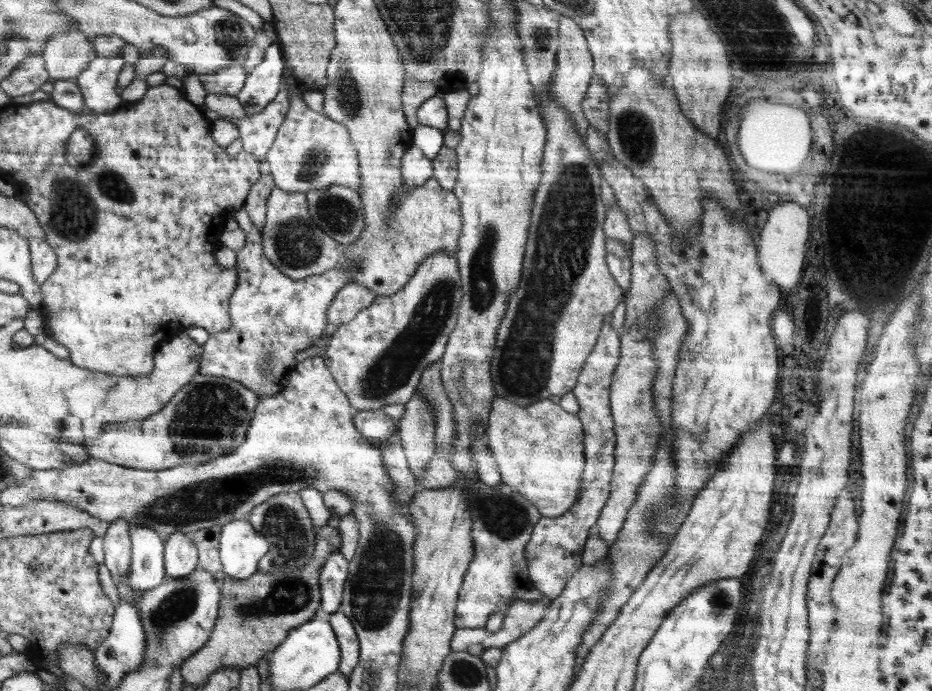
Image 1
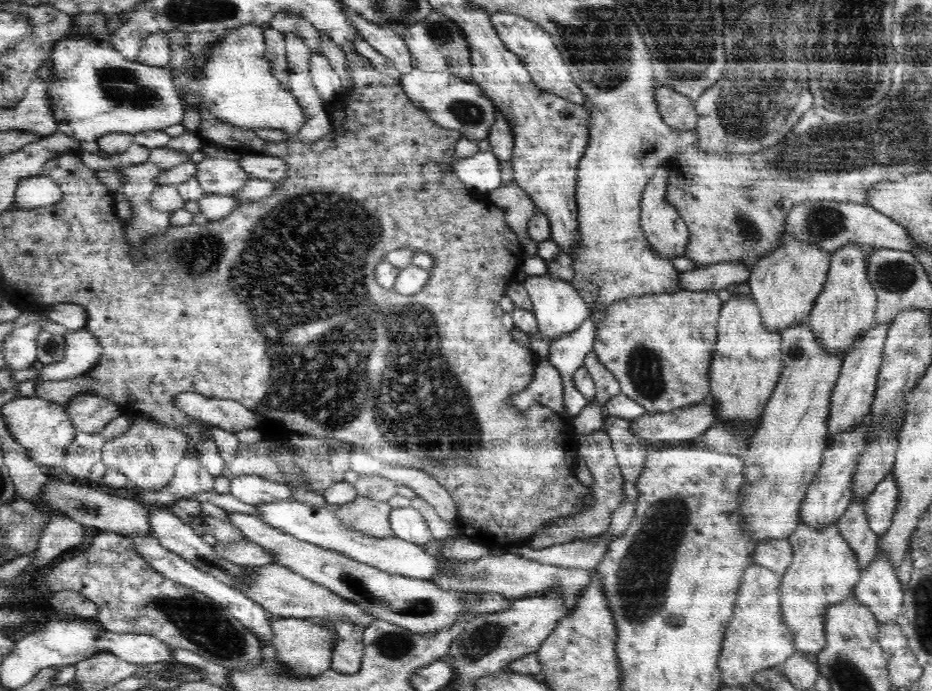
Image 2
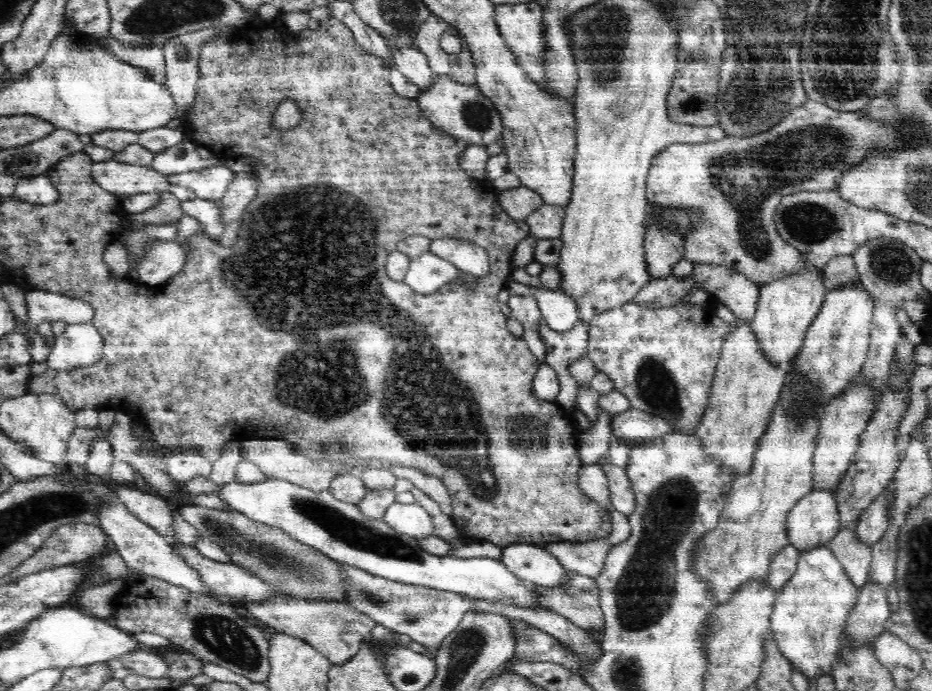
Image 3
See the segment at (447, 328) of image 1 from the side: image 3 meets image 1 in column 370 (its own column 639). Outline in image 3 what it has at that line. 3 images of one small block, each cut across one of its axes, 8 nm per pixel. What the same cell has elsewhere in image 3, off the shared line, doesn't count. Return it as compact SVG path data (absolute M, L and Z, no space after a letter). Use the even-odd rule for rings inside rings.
M628 301L620 308L602 311L588 322L588 357L590 357L590 360L594 363L597 370L606 373L607 377L614 381L614 388L628 398L632 408L641 410L642 412L646 412L652 416L660 417L666 421L670 421L670 423L674 423L674 427L678 429L678 432L682 432L687 435L695 434L695 428L700 424L704 411L709 405L709 396L712 386L711 380L713 379L714 371L722 352L722 346L724 346L724 342L726 342L725 338L731 329L730 325L728 325L726 321L722 321L722 319L714 313L706 314L704 312L705 308L706 306L688 305L686 303L654 308L634 303L634 301Z

